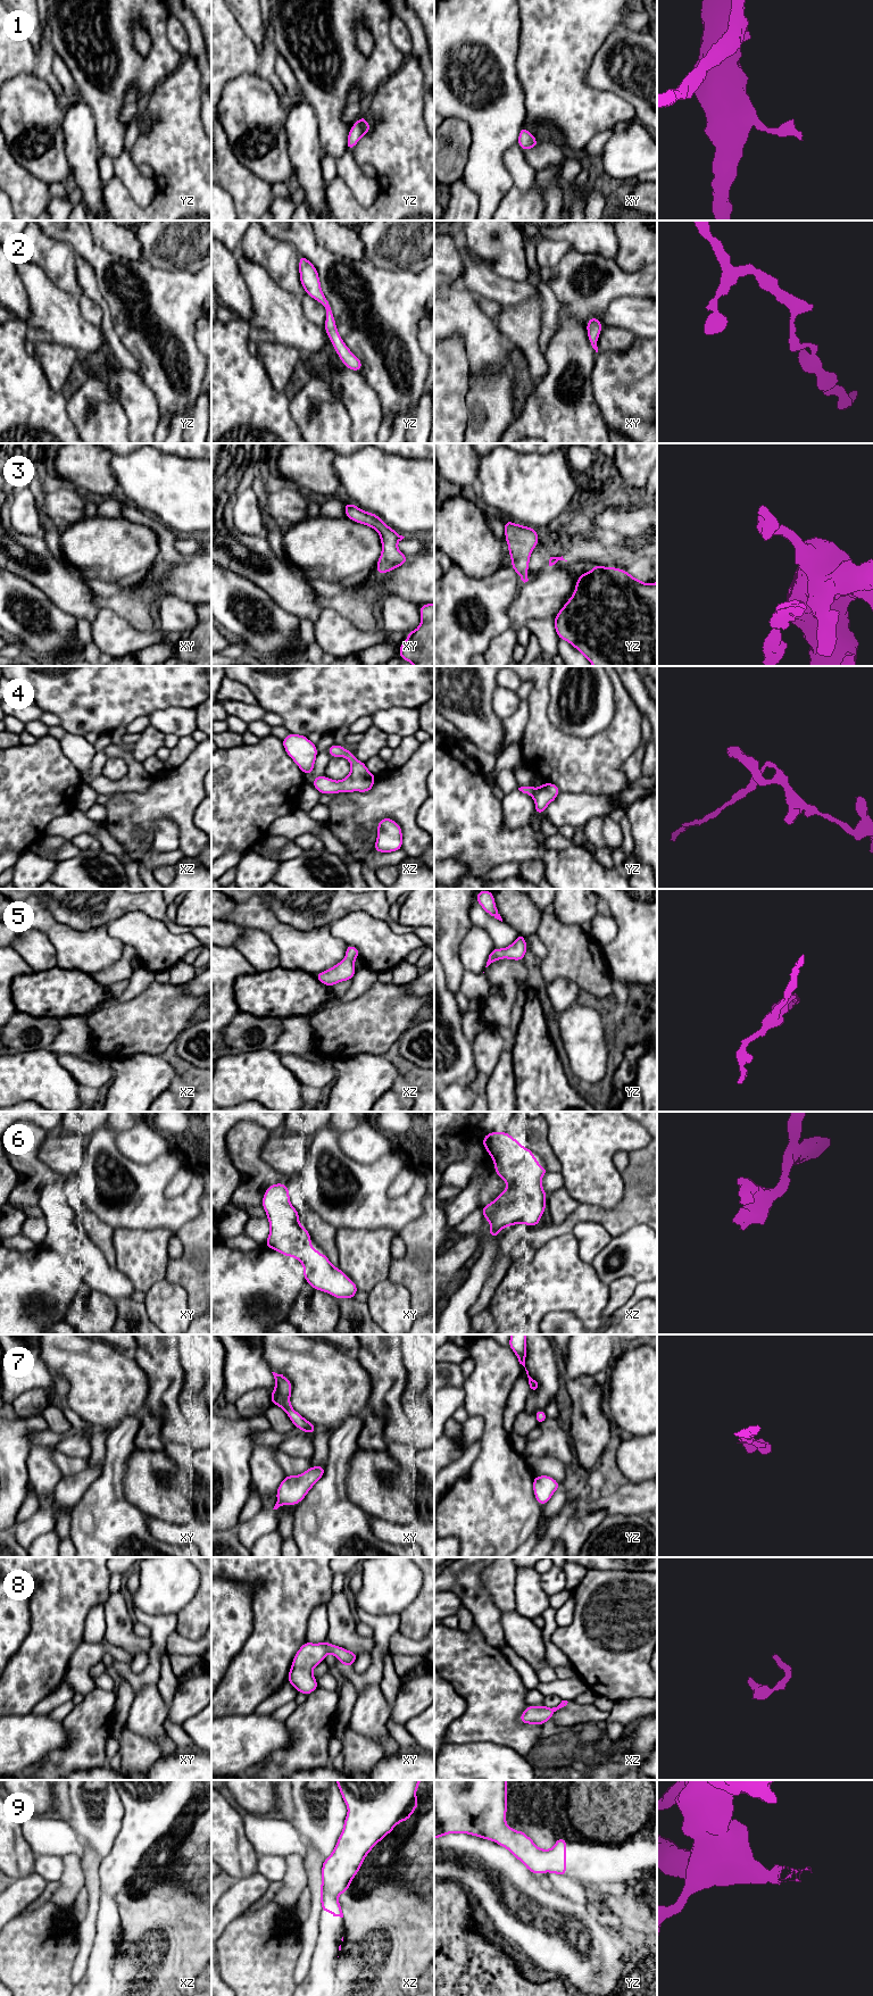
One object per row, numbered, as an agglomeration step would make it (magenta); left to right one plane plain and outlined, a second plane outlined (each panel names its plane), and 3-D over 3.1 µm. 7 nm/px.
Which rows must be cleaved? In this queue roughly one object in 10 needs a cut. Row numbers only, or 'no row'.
no row

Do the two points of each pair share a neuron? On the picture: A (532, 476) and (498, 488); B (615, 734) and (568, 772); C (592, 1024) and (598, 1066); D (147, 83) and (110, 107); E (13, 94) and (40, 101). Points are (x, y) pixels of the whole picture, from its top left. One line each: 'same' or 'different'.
A: same
B: same
C: same
D: same
E: same

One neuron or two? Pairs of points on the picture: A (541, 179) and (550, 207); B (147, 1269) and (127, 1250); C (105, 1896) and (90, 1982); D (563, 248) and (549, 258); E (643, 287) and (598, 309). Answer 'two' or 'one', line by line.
A: one
B: one
C: one
D: one
E: one

